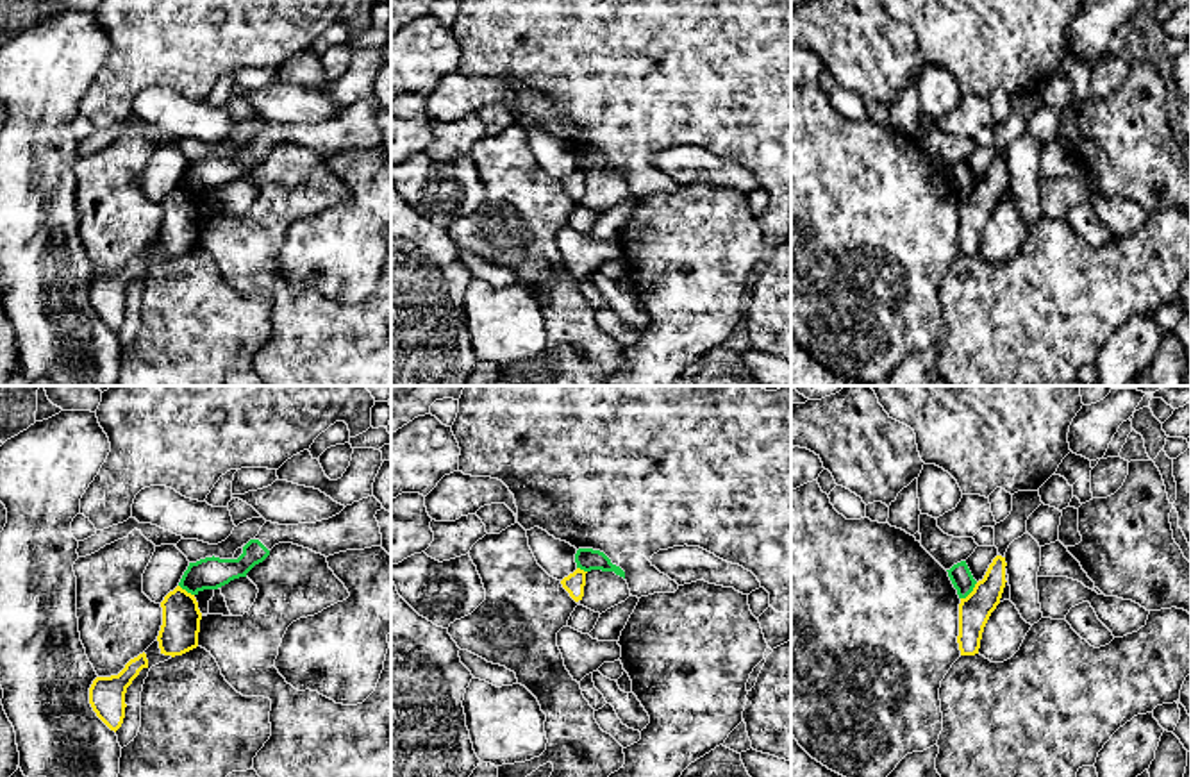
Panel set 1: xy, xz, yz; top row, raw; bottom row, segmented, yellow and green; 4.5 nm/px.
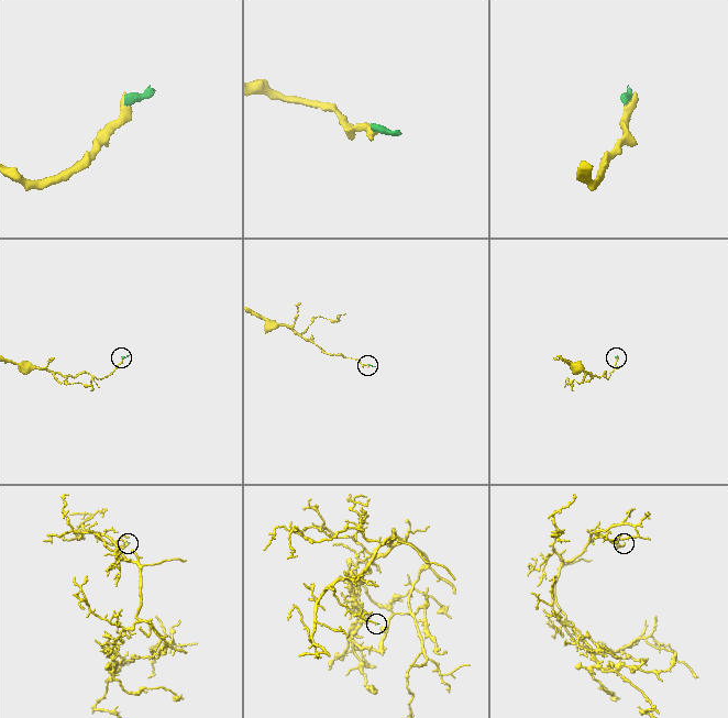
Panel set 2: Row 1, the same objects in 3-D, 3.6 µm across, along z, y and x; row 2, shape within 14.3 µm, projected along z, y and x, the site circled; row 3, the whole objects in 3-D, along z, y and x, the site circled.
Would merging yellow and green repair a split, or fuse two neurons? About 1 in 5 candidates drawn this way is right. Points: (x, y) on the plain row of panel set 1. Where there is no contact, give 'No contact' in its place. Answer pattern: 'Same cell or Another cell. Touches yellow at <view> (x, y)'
Another cell. Touches yellow at yz (972, 192)

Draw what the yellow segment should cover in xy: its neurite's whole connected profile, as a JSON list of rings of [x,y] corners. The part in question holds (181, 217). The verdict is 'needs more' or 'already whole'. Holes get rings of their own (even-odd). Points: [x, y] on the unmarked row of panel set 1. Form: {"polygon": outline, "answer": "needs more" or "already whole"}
{"polygon": [[[180,186],[161,202],[162,225],[157,236],[161,254],[182,255],[198,246],[202,213],[195,195]]], "answer": "already whole"}

